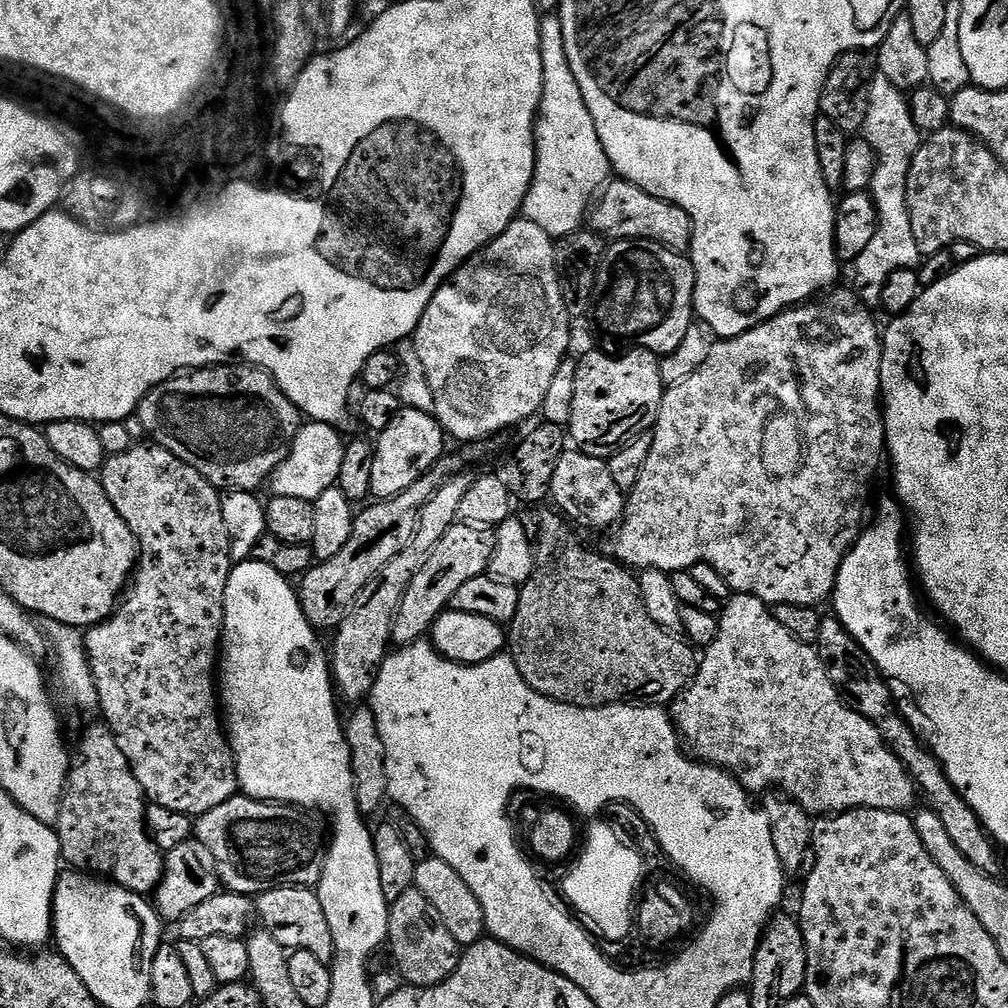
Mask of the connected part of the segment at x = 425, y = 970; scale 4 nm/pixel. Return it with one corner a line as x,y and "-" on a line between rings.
413,886
402,894
402,898
391,901
388,910
387,947
392,947
392,960
400,971
405,985
413,988
438,986
454,974
460,961
462,946
454,942
450,930
438,918
438,910
426,902
424,895

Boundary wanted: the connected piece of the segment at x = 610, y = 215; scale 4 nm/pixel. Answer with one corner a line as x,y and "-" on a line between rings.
616,178
599,193
590,212
591,231
607,238
618,240
653,240
671,252
687,253
692,246
692,223
677,204
654,198
638,186

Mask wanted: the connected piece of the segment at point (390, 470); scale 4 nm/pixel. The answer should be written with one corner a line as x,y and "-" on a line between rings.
410,406
401,407
400,413
375,437
374,471
370,477
370,490
377,501
389,500
414,486
445,455
446,433
435,415
419,412

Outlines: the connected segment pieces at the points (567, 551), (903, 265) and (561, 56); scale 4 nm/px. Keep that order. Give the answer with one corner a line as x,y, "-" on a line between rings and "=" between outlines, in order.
548,516
540,524
540,544
538,540
534,548
536,571
525,584
519,585
518,614
514,614
506,632
506,648
518,666
518,674
522,674
524,681
538,694
579,708
601,708
625,702
671,705
696,678
697,649
677,633
658,626
658,622
646,614
639,579
611,556
599,556
576,544
562,549
556,556
556,540
566,539
569,528
556,516
=
879,74
873,75
868,88
868,109
862,136
876,155
870,195
876,203
878,230
874,230
870,246
866,246
866,250
862,250
862,254
858,254
854,262
854,291
861,304
876,310
880,308
880,295
886,278
890,278
894,270
916,268
922,260
918,242
914,242
914,230
910,230
910,210
906,206
906,178
910,162
921,146
922,132
916,127
912,117
909,97
896,89
891,82
886,82
886,78
=
541,15
540,49
544,93
535,126
536,173
524,199
522,216
542,226
546,234
559,238
581,231
583,224
580,223
583,220
585,223
594,197
609,183
613,171
606,150
602,150
602,138
598,138
594,118
590,118
590,110
586,110
586,98
582,98
582,90
578,90
578,78
574,78
574,70
570,70
559,15

